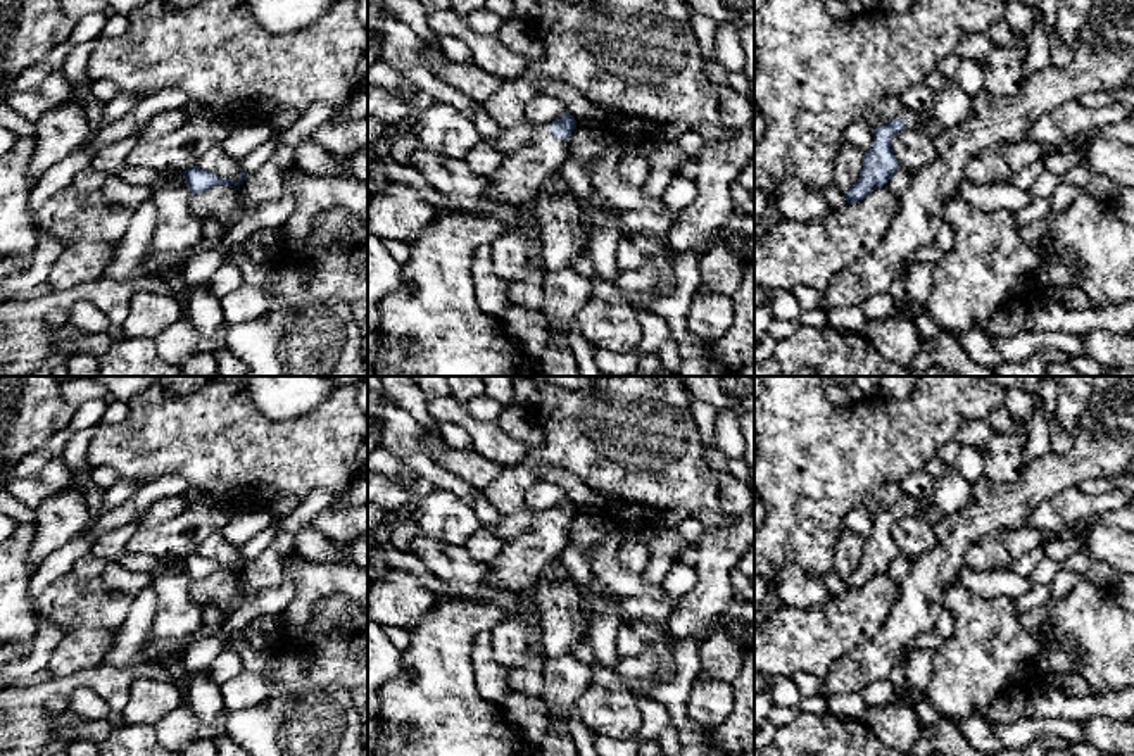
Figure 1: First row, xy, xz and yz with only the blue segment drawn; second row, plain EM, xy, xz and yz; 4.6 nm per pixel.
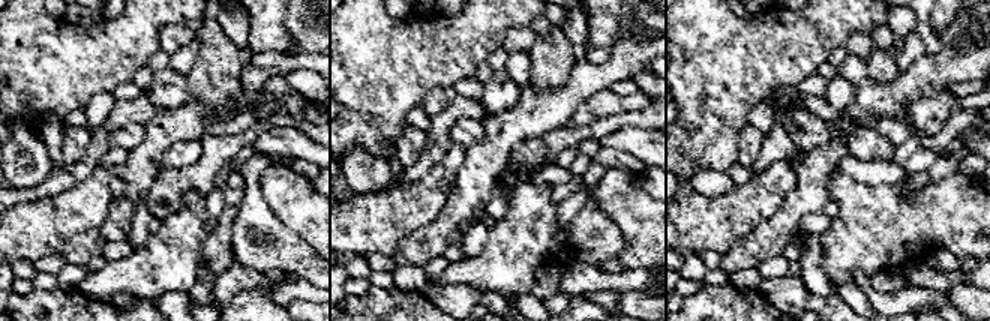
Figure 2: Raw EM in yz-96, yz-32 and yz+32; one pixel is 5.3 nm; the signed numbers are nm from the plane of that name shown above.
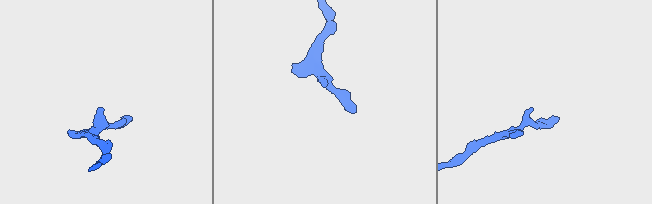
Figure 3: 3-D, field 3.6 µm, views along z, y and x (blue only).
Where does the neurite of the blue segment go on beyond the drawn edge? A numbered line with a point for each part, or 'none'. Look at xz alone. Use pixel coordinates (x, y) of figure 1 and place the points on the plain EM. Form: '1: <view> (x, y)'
1: xz (520, 563)

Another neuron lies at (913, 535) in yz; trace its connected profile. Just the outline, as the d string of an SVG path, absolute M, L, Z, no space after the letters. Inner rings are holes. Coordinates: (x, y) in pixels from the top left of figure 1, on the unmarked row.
M906 513L903 518L899 518L891 526L891 535L899 552L910 559L915 559L937 545L934 523L917 514Z

